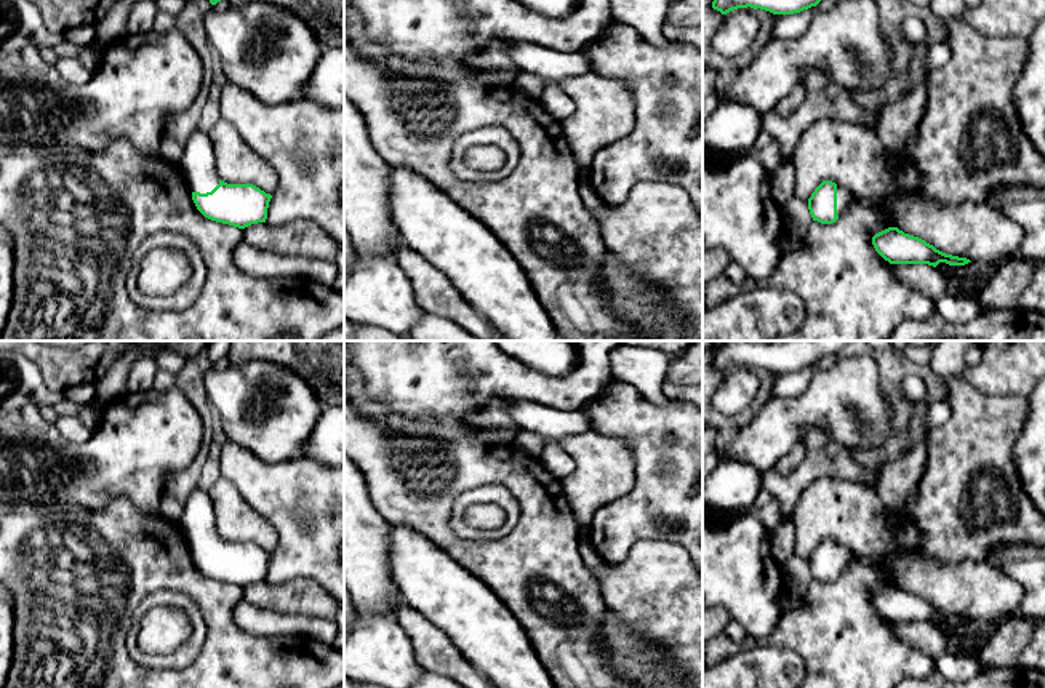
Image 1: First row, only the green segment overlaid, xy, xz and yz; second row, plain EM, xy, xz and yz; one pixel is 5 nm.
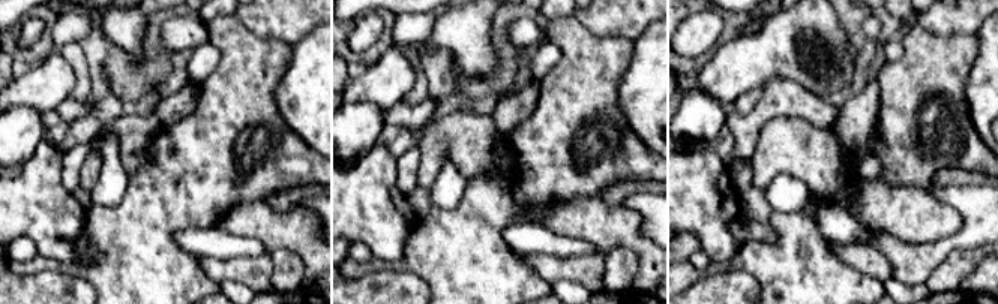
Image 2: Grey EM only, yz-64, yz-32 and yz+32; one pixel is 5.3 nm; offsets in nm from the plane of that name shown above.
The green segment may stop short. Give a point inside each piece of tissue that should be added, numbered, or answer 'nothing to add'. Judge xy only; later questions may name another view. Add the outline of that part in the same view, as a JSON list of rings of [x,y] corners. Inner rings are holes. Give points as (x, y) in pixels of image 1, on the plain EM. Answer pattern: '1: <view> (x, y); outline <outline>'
1: xy (197, 520); outline [[[200,486],[184,502],[179,523],[190,550],[206,552],[219,542],[213,502]]]

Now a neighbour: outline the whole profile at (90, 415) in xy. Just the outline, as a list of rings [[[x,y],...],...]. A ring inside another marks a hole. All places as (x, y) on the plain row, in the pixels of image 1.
[[[91,402],[88,405],[83,405],[78,418],[82,419],[82,422],[90,429],[90,432],[93,434],[101,421],[102,416],[102,405]]]

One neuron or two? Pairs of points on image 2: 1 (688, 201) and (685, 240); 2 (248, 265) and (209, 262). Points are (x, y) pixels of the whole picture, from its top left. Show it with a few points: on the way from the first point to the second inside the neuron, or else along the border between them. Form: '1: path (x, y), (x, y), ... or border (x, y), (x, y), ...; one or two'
1: border (683, 231), (691, 231), (703, 247); two
2: path (239, 267), (218, 267); one

